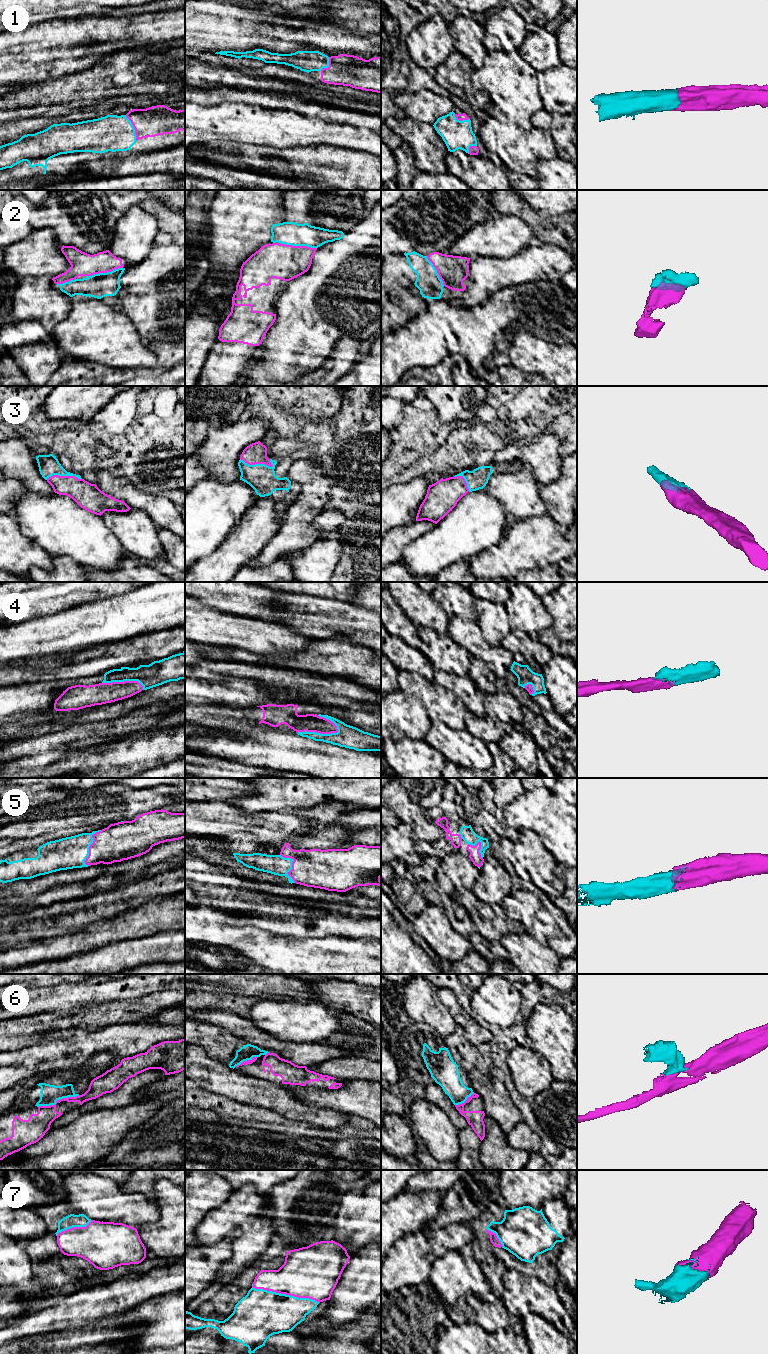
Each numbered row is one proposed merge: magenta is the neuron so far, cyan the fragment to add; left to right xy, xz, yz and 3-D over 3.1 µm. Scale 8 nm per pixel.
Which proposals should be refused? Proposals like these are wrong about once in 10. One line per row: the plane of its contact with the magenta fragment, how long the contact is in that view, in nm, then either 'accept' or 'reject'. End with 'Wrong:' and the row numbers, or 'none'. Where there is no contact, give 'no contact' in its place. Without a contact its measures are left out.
1: meets magenta in xy; contact 220 nm long; accept
2: meets magenta in xy; contact 300 nm long; accept
3: meets magenta in xz; contact 280 nm long; accept
4: meets magenta in xz; contact 340 nm long; accept
5: meets magenta in xy; contact 320 nm long; accept
6: meets magenta in xy; contact 340 nm long; reject
7: meets magenta in xz; contact 550 nm long; accept
Wrong: 6

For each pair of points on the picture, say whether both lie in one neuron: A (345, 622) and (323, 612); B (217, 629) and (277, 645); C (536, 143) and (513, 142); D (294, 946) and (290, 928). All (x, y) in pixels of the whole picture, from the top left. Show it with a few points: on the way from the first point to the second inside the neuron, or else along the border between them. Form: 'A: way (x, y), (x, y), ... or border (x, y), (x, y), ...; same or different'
A: way (340, 620), (328, 617); same
B: way (232, 630), (262, 637); same
C: way (530, 143), (519, 143); same
D: border (269, 931), (285, 936), (316, 937); different

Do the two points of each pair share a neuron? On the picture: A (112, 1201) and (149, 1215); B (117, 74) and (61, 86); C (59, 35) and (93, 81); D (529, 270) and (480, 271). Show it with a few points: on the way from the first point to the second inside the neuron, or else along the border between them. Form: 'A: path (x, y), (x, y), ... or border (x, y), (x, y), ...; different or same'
A: path (121, 1207), (140, 1210); same
B: path (103, 77), (98, 82), (89, 86), (75, 86); same
C: border (104, 56), (97, 63), (86, 69), (62, 76); different
D: path (517, 270), (492, 271); same

